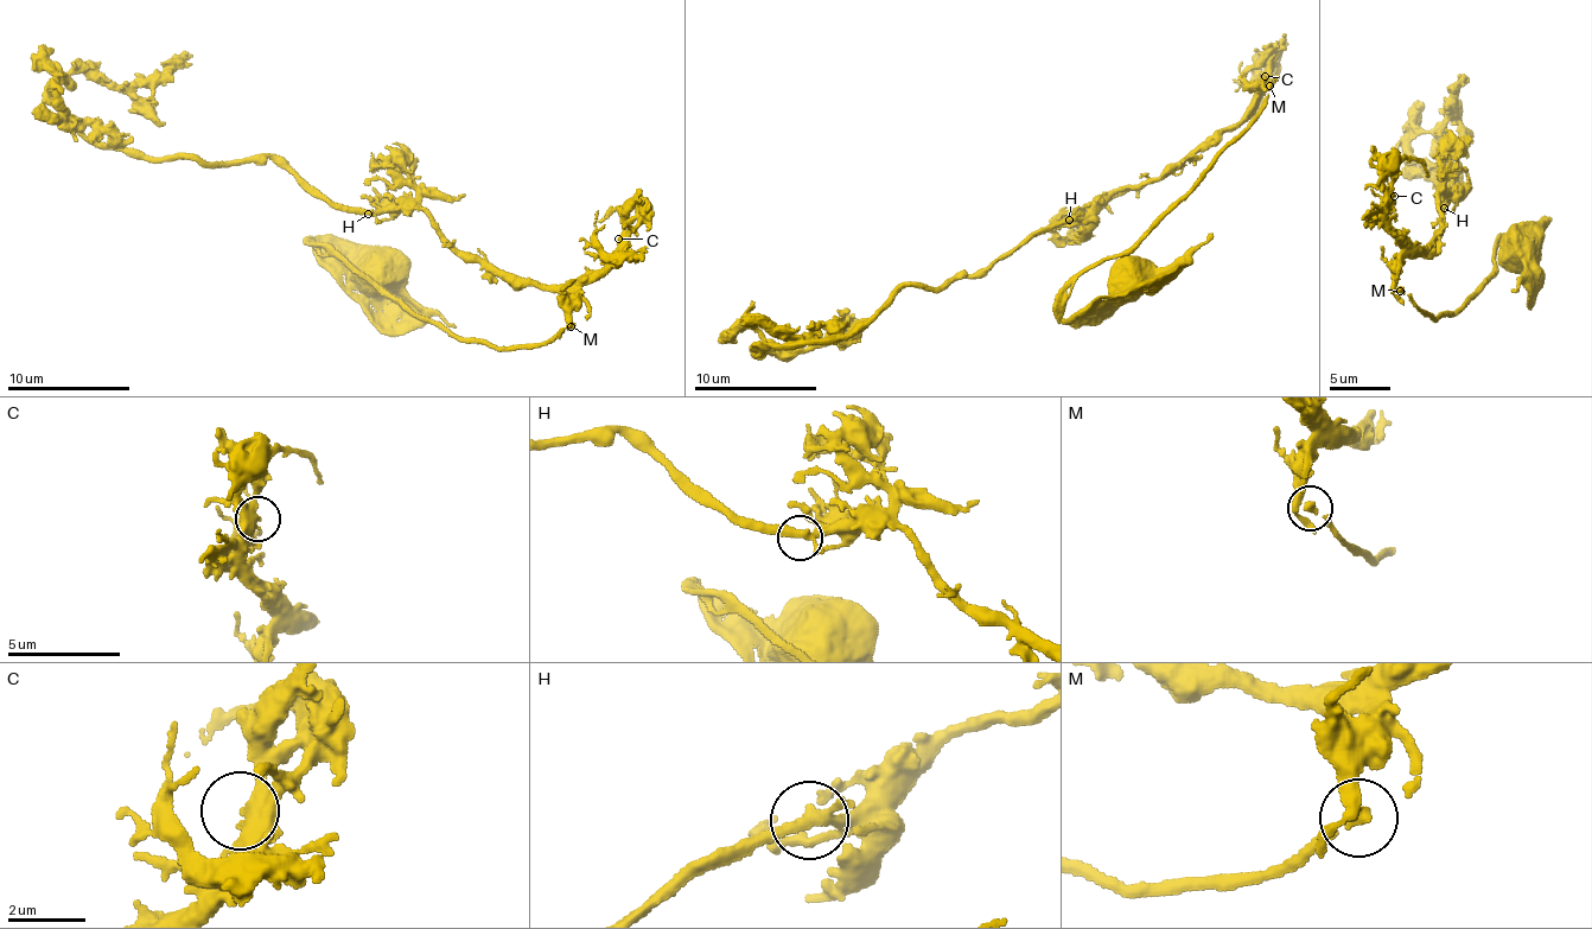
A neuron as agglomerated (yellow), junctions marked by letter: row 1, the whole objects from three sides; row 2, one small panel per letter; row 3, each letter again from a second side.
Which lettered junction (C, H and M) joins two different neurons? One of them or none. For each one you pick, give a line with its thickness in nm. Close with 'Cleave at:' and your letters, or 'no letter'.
Cleave at: no letter

